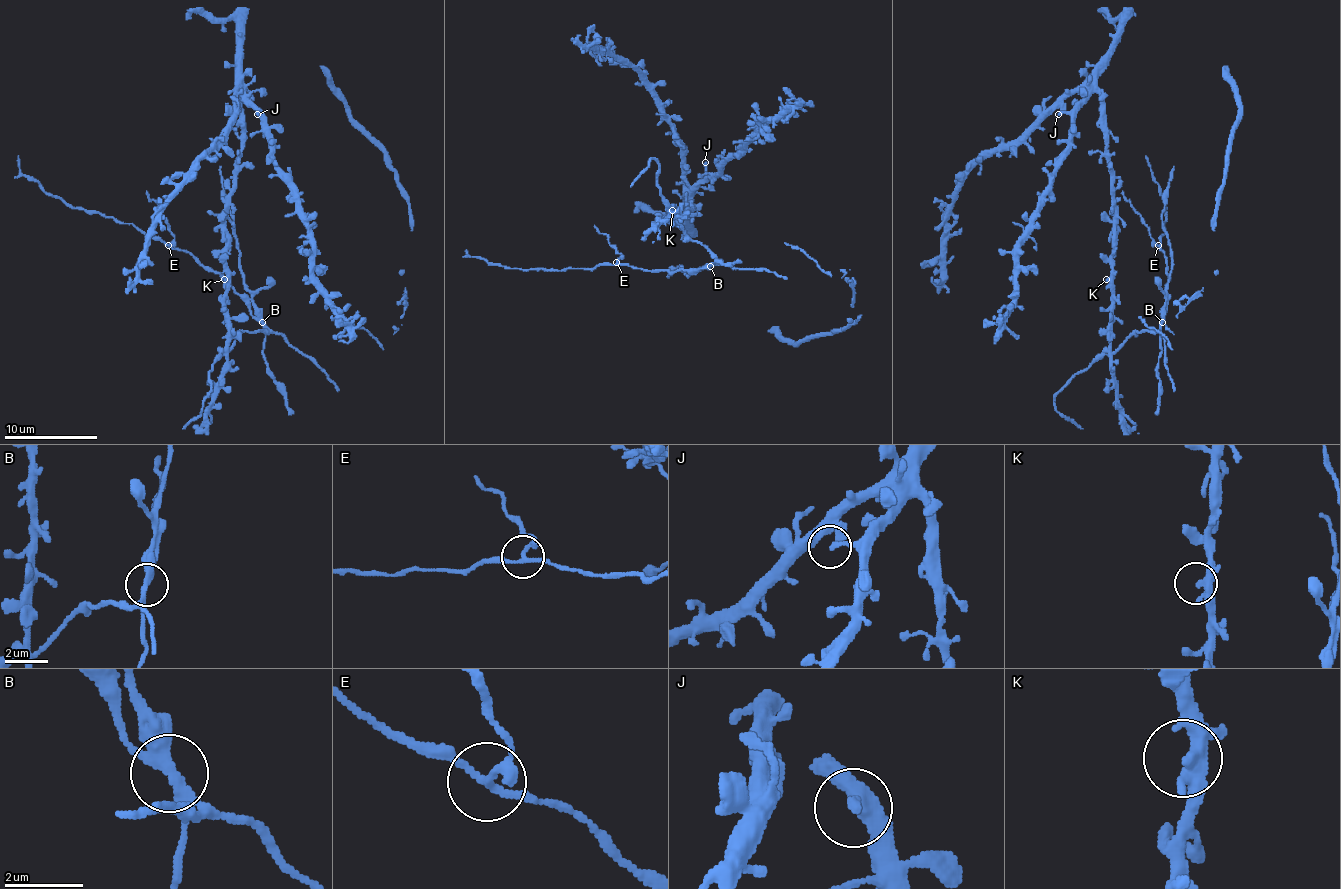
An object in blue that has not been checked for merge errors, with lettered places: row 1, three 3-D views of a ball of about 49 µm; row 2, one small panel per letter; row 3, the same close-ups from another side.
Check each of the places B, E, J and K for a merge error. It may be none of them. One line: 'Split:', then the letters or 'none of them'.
Split: B, E

